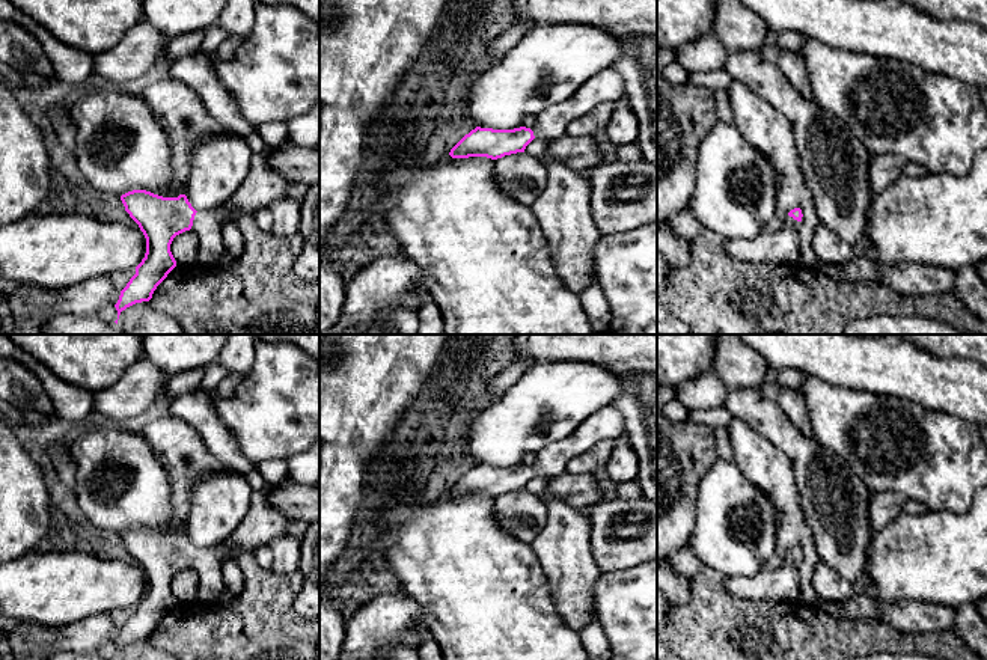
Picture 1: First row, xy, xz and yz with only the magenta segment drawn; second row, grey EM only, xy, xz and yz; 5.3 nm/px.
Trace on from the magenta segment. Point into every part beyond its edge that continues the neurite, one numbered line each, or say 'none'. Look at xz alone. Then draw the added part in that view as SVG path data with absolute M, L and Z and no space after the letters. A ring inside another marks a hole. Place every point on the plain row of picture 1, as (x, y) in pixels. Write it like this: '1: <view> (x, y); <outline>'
1: xz (608, 424); M610 404L589 417L561 442L555 442L536 452L535 476L556 478L567 470L567 464L588 452L603 440L618 440L625 434L622 414Z

